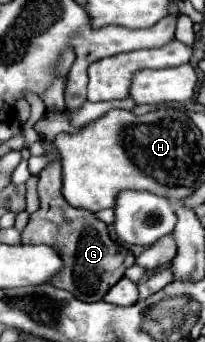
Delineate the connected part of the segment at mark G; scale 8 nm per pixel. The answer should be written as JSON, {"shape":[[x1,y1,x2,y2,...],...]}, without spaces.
{"shape":[[54,146,50,152,54,154,54,162,40,172,38,184,42,208,32,214,30,224,24,228,22,244,46,244,60,252,60,256,64,258,64,270,52,280,56,288,72,292,78,300,102,300,104,294,124,276,126,268,134,264,136,258,128,248,118,248,120,244,110,238,108,226,98,220,94,212,88,212,86,208,72,208,64,200,60,192,60,154]]}

